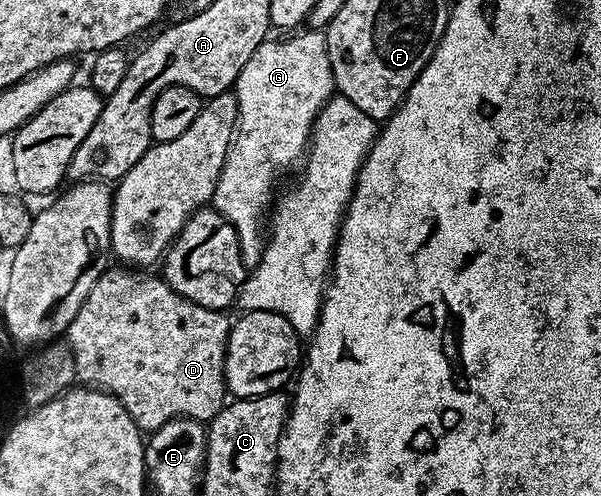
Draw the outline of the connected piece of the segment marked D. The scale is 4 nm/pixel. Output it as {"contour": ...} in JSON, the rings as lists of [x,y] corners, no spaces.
{"contour":[[[124,265],[109,266],[86,293],[82,309],[74,313],[66,332],[72,350],[77,380],[85,387],[108,391],[122,401],[126,413],[140,426],[141,432],[156,431],[171,419],[210,421],[226,405],[224,358],[233,320],[222,311],[206,309],[186,301],[159,274],[137,273]]]}

